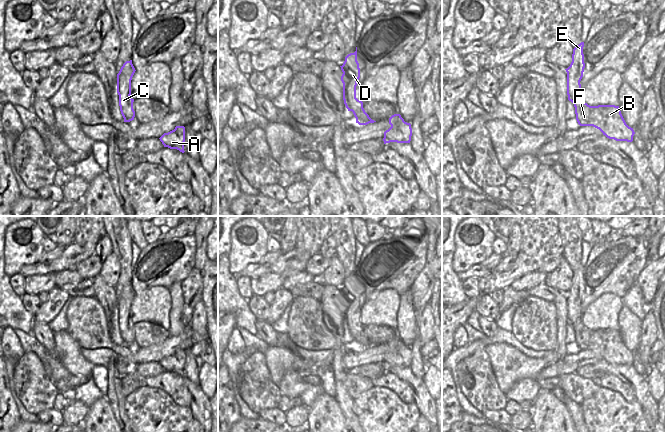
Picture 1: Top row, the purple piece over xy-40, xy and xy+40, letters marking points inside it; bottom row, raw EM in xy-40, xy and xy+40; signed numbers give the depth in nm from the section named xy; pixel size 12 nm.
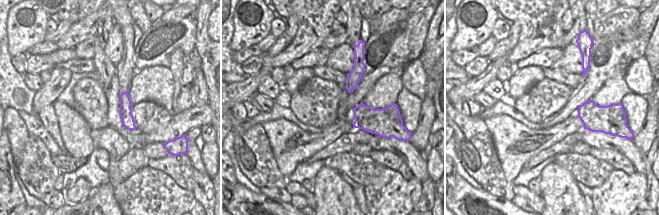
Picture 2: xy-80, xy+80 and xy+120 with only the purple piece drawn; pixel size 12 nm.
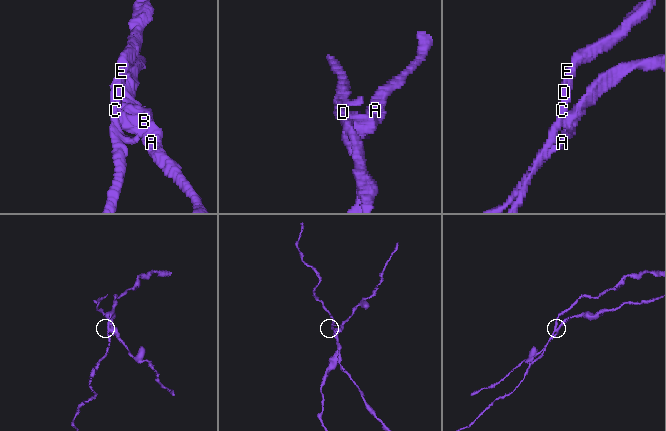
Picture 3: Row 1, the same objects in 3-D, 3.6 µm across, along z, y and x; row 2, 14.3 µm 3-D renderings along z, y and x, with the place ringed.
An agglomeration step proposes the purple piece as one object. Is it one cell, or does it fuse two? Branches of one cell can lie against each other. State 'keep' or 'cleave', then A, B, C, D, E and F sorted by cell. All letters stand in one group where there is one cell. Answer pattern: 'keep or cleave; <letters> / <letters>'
cleave; A B F / C D E

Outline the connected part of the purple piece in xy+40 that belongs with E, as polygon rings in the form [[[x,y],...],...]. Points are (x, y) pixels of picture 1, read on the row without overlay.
[[[581,266],[573,273],[572,286],[570,290],[565,293],[567,296],[567,319],[568,324],[573,328],[580,322],[582,315],[580,305],[583,301],[585,292],[584,278],[583,278],[584,266]]]

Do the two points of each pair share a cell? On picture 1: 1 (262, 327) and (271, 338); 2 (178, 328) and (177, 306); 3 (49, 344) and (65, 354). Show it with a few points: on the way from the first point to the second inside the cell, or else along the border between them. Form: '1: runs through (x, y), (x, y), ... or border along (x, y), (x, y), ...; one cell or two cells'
1: runs through (264, 330), (268, 335); one cell
2: runs through (176, 323), (176, 311); one cell
3: border along (53, 332), (55, 354); two cells

